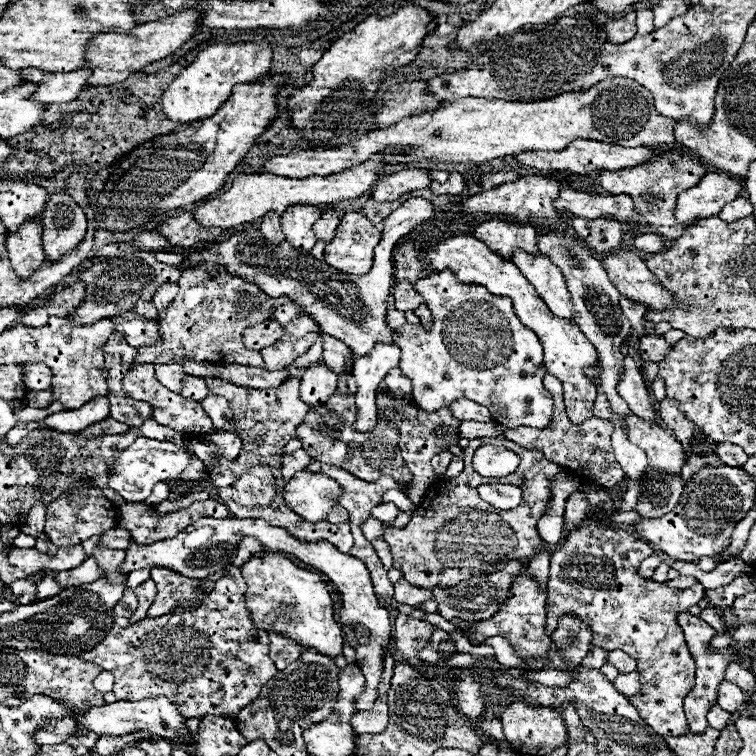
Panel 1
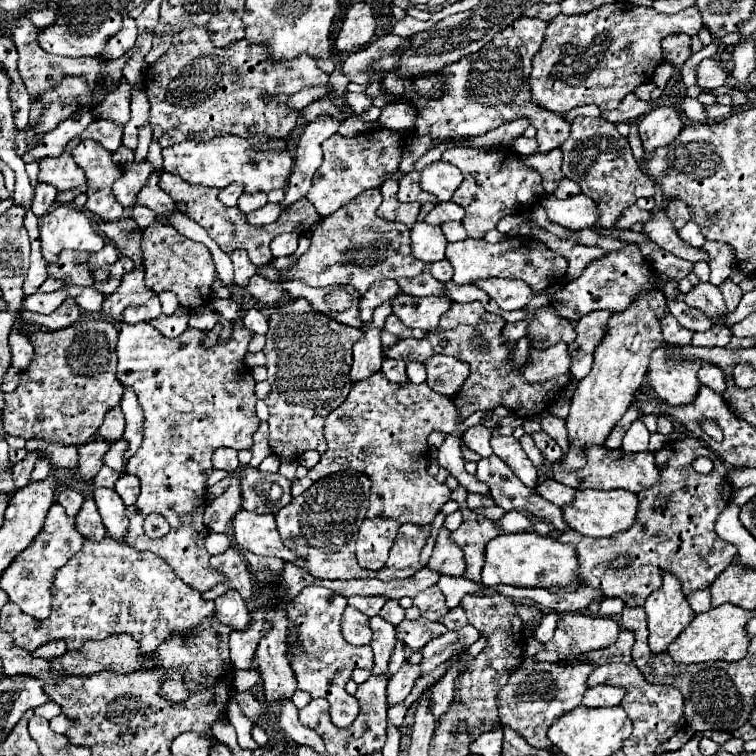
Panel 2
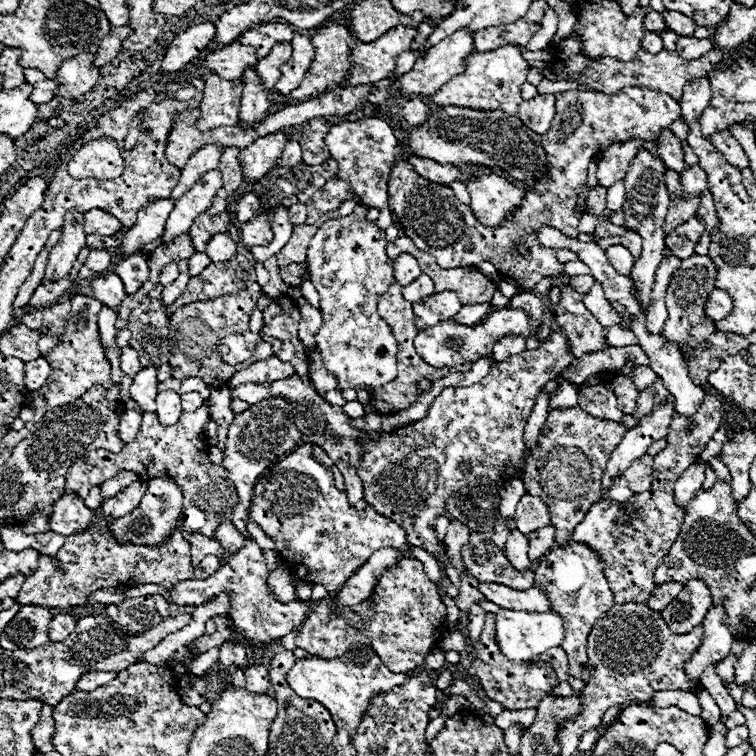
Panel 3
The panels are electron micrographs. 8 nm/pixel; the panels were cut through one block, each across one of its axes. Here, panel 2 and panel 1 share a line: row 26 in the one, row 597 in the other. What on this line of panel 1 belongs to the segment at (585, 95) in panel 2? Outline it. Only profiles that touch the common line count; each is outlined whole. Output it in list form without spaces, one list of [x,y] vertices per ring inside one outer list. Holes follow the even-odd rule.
[[[576,526],[554,548],[550,558],[550,582],[546,602],[546,632],[558,628],[562,616],[578,616],[590,626],[592,648],[624,650],[636,660],[640,692],[630,698],[640,718],[660,736],[682,736],[688,732],[682,702],[694,686],[694,660],[678,628],[674,614],[692,608],[704,596],[704,586],[672,590],[638,574],[644,558],[656,548],[628,534],[626,530],[604,526]],[[606,558],[606,560],[590,560]]]

